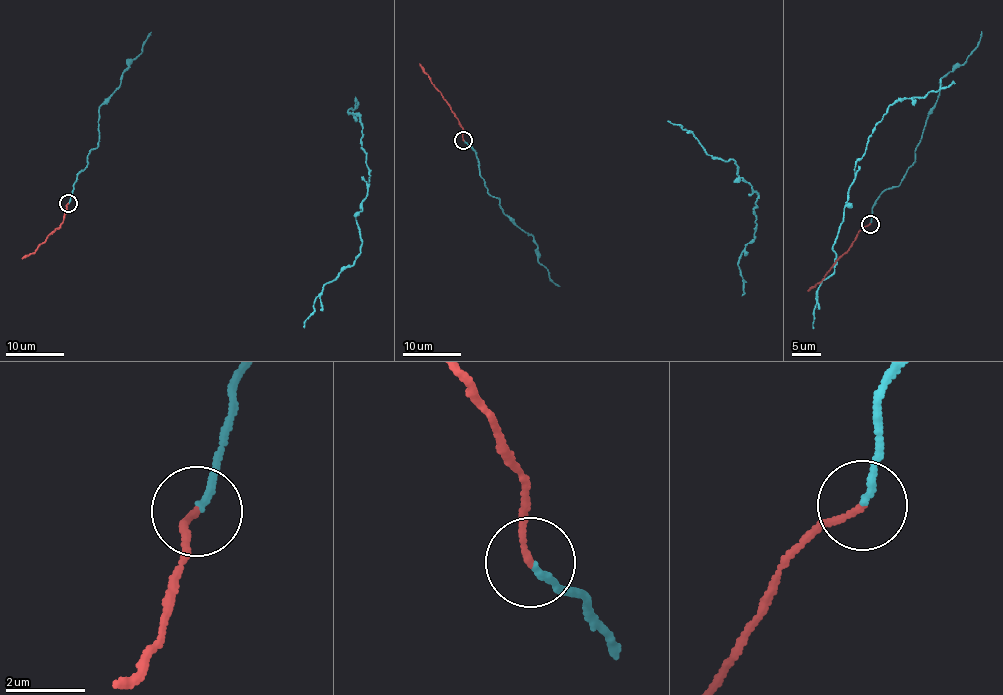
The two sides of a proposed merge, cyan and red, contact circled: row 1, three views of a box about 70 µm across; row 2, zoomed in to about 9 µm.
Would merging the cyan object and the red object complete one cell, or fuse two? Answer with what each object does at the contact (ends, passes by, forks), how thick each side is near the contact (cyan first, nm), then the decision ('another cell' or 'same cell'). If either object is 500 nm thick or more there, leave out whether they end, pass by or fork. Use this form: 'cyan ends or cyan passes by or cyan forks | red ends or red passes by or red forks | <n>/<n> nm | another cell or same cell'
cyan ends | red ends | 170/150 nm | same cell

